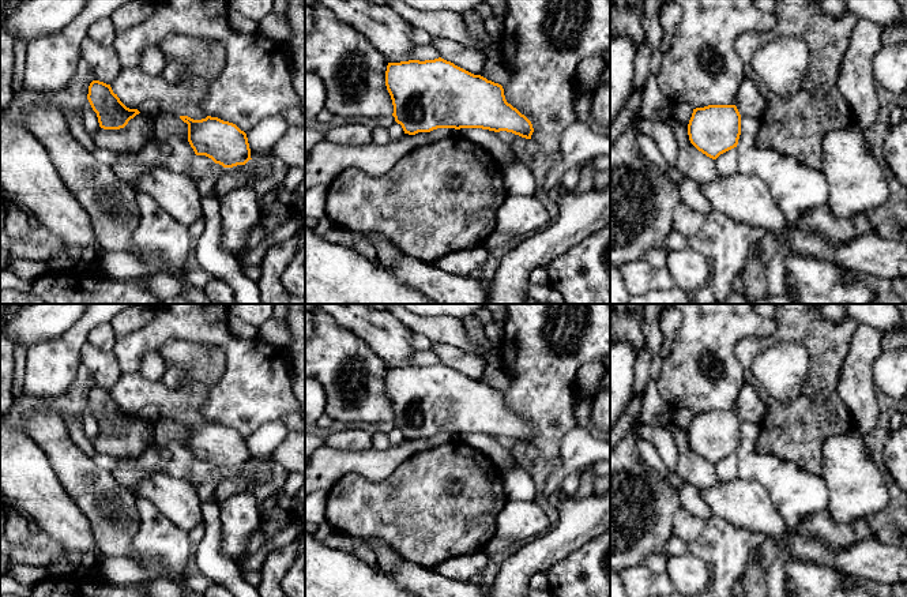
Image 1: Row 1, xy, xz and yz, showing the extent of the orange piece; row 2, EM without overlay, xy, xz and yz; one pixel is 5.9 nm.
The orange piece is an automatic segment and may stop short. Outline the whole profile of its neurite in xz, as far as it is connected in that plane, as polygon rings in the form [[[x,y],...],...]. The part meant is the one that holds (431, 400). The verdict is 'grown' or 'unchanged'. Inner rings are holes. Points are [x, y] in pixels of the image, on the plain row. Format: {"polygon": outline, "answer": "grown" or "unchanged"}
{"polygon": [[[441,363],[388,368],[385,391],[394,410],[392,421],[409,440],[437,433],[482,433],[494,438],[507,436],[531,444],[534,438],[531,427],[507,408],[501,390]]], "answer": "unchanged"}

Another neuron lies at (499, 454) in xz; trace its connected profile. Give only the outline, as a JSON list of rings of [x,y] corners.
[[[460,433],[458,435],[458,440],[488,455],[501,472],[504,472],[513,461],[509,450],[500,444],[494,436],[482,433]]]

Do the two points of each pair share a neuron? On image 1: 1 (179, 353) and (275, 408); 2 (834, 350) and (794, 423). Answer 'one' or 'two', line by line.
1: two
2: one

